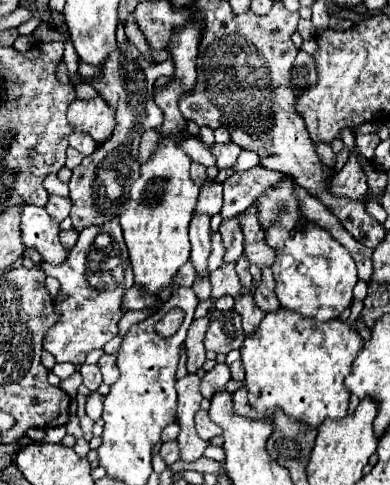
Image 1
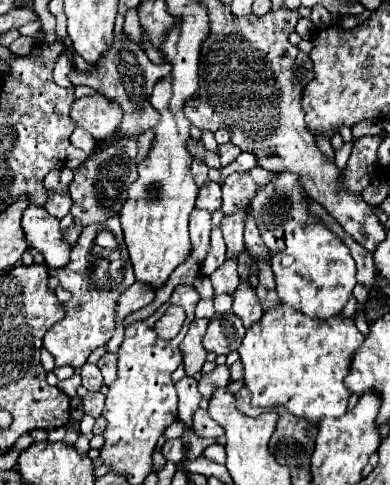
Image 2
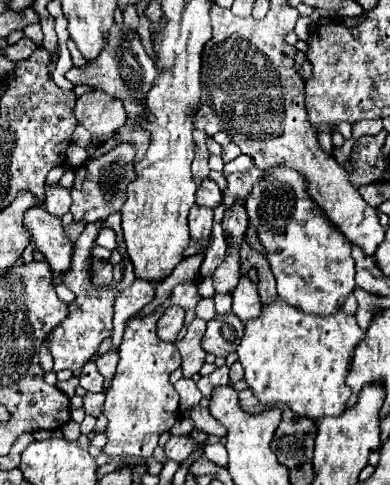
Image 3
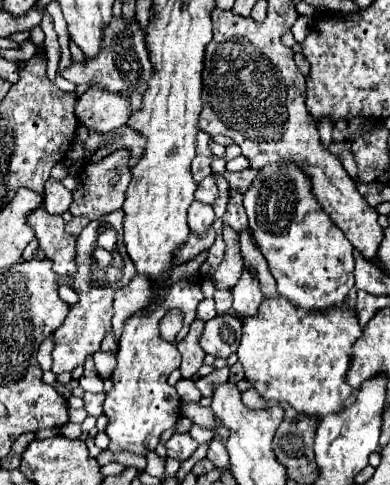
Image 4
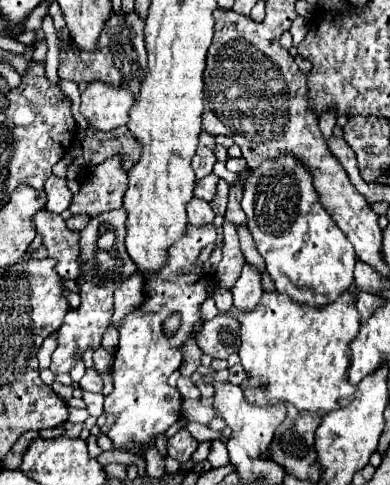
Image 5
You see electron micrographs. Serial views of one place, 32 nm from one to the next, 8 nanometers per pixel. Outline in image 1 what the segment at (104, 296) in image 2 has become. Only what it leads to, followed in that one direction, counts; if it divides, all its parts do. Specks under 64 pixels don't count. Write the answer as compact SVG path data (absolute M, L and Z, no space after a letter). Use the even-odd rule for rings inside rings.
M86 228L80 232L76 246L68 252L68 258L60 264L42 262L40 268L54 276L60 282L60 290L66 296L62 302L56 304L58 322L48 330L48 336L44 338L44 350L56 356L56 362L72 362L82 364L90 350L102 348L108 340L112 340L118 332L118 322L126 314L122 308L122 298L126 294L126 288L118 286L114 290L108 288L92 288L86 280L86 258L92 250L94 238L100 234L100 228Z

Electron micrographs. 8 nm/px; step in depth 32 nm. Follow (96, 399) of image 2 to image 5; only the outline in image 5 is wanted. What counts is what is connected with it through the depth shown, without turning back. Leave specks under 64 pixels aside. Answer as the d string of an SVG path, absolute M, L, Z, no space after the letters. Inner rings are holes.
M84 392L84 402L86 402L86 410L92 416L100 416L102 414L102 404L104 404L104 394L92 394L92 392Z

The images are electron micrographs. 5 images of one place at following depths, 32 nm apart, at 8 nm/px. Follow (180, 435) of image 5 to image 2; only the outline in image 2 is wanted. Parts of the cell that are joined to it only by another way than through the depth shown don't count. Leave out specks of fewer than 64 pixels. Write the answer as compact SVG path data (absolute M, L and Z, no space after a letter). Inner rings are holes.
M180 438L168 440L168 442L162 446L160 452L164 454L164 458L166 458L168 462L180 462L180 460L184 458L184 450L182 450L182 444L180 444Z

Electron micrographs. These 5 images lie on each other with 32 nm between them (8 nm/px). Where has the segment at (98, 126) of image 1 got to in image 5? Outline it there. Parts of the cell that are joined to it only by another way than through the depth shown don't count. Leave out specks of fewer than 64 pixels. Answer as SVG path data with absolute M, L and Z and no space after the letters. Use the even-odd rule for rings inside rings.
M92 82L82 92L80 112L88 120L90 128L108 132L128 122L132 104L134 98L130 92L124 92L122 88L104 88L100 82Z

